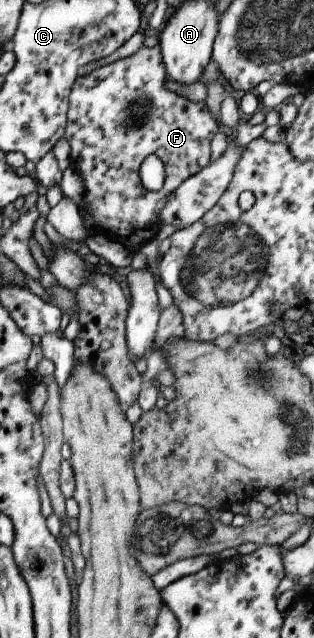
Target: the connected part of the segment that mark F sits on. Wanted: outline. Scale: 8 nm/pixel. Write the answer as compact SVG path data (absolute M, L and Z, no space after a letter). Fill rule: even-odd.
M158 44L153 47L139 47L134 53L131 53L125 58L118 59L115 62L97 68L86 76L77 77L75 82L71 85L71 90L68 96L68 109L66 112L66 125L64 128L63 138L70 146L69 160L70 166L79 174L81 182L83 183L84 193L83 201L78 206L78 213L80 214L82 225L87 231L88 235L101 234L109 240L116 240L121 246L128 251L128 254L133 256L139 252L139 248L143 243L150 241L153 238L157 238L158 230L163 226L159 220L159 211L165 206L166 198L171 195L174 190L187 178L197 174L199 169L207 166L210 157L210 142L214 138L214 134L217 133L217 121L210 116L207 105L204 101L193 102L187 98L177 95L176 93L167 90L163 85L164 81L167 81L166 70L162 63L162 54L160 53L160 46ZM150 154L154 154L164 166L165 178L162 187L156 191L148 191L143 188L140 183L137 169L140 167L141 162L147 158Z

